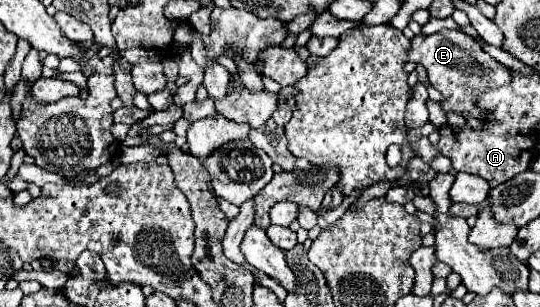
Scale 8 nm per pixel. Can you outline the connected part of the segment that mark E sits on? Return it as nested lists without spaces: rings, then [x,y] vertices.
[[[443,29],[435,35],[415,35],[411,41],[409,61],[421,63],[427,69],[429,83],[445,97],[445,101],[441,101],[443,111],[469,113],[477,119],[485,117],[487,113],[475,105],[475,97],[481,95],[485,89],[491,89],[491,85],[509,85],[511,79],[509,69],[489,57],[481,49],[479,41],[453,29]]]

